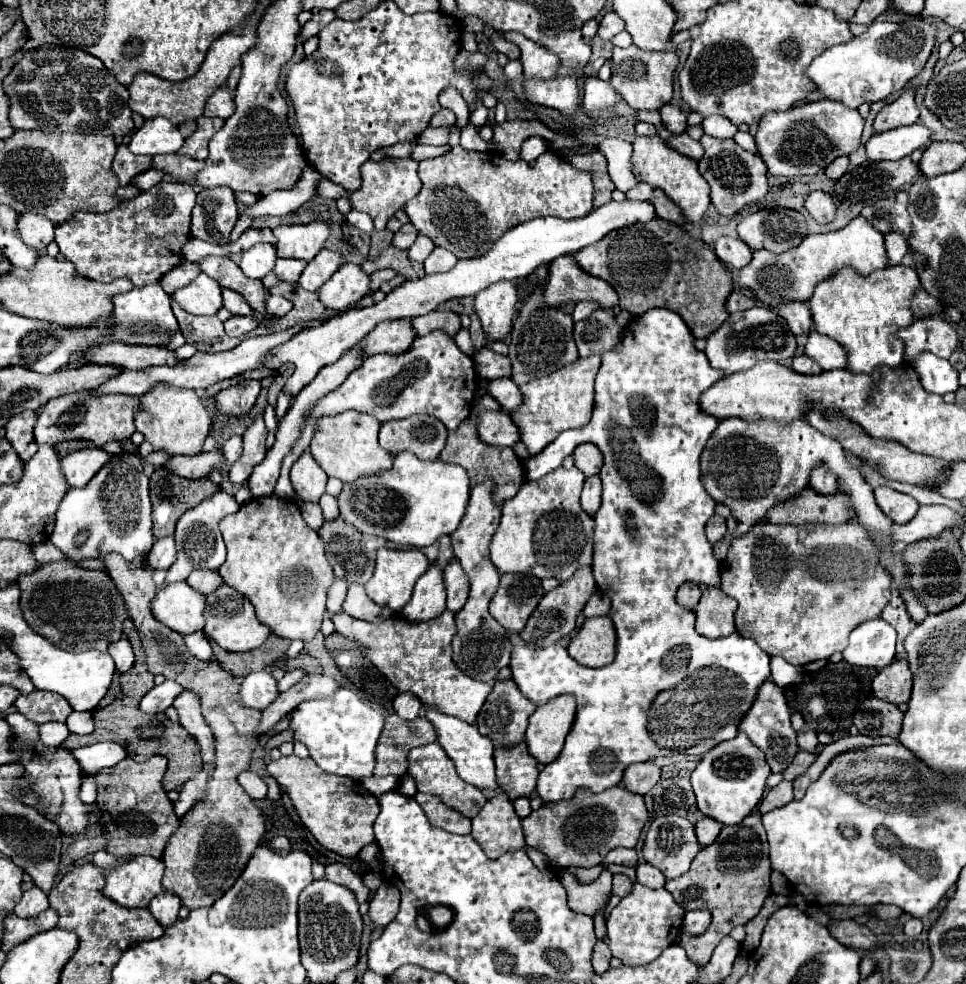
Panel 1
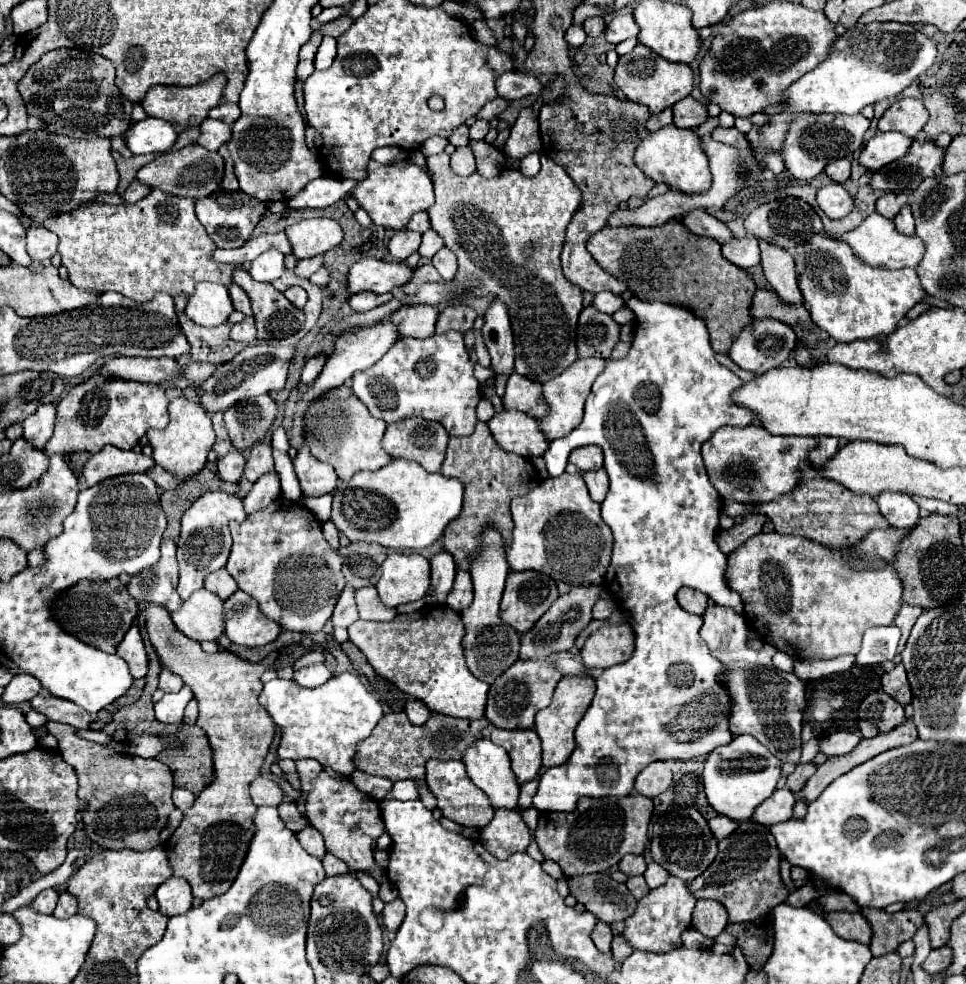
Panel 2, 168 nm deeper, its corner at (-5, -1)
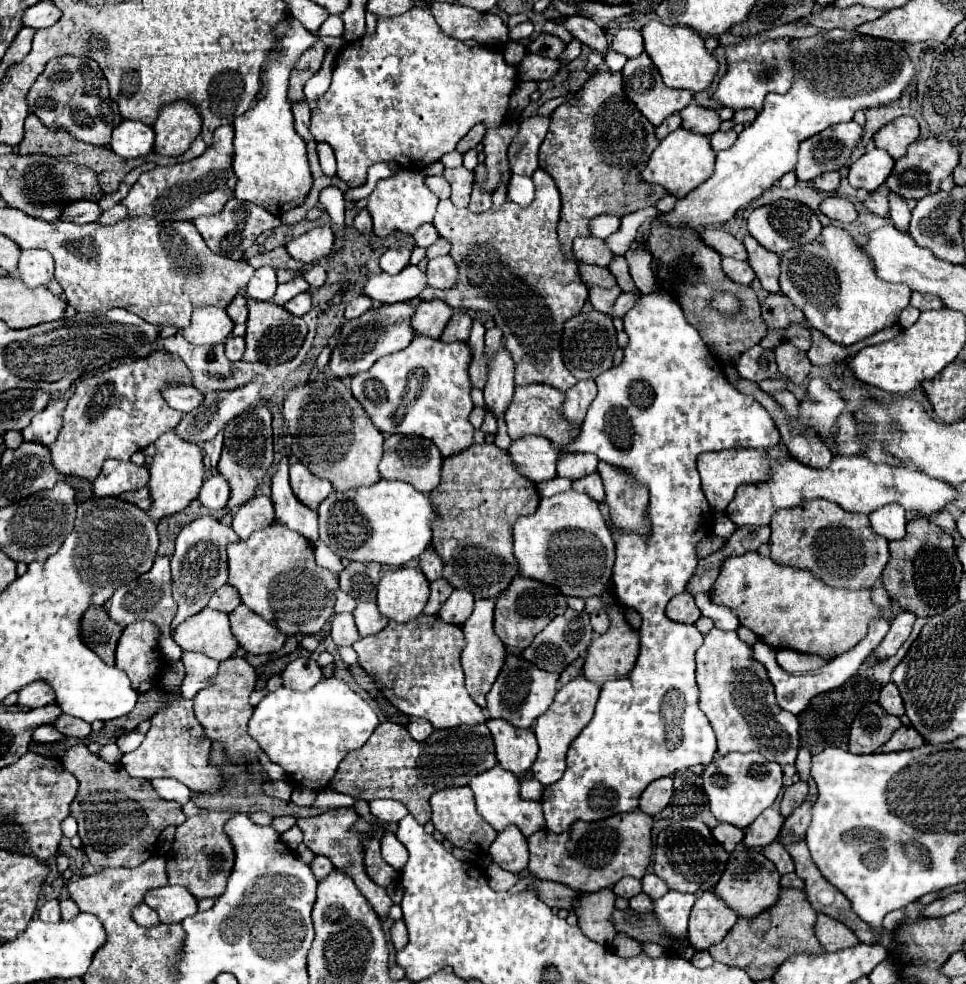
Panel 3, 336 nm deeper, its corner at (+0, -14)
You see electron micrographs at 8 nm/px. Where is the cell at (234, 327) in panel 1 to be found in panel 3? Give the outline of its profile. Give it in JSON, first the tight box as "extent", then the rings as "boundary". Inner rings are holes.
{"extent":[226,338,244,362],"boundary":[[[226,338],[226,356],[228,360],[236,362],[236,360],[242,360],[242,354],[244,354],[244,338]]]}

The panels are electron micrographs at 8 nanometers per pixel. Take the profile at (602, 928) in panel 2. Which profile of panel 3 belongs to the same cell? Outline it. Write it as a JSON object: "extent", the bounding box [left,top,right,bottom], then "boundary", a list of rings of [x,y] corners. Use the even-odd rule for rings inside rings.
{"extent":[574,888,616,946],"boundary":[[[610,888],[596,894],[578,894],[578,898],[574,900],[574,914],[578,916],[578,926],[590,940],[602,946],[610,946],[616,936],[610,920],[614,912],[614,900],[616,896]]]}

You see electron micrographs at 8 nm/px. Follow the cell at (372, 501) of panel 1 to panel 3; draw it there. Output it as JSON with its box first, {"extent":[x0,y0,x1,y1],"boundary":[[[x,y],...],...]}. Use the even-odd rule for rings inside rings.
{"extent":[318,480,436,568],"boundary":[[[380,480],[372,486],[332,492],[318,508],[320,540],[340,558],[356,562],[378,562],[400,568],[418,558],[432,540],[430,522],[436,518],[426,494],[406,482]]]}

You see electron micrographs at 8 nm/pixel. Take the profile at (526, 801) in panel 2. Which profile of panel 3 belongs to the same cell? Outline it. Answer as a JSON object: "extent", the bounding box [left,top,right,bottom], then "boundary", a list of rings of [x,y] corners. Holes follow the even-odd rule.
{"extent":[522,778,544,800],"boundary":[[[522,778],[522,798],[540,800],[544,786],[536,778]]]}

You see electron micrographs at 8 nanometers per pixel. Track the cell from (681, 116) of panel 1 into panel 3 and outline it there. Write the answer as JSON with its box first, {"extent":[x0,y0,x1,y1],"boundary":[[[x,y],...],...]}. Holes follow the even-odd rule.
{"extent":[682,104,720,134],"boundary":[[[690,104],[686,106],[682,112],[682,126],[686,130],[692,130],[692,132],[698,132],[698,134],[714,134],[718,128],[720,128],[720,118],[718,118],[718,112],[712,110],[712,108],[704,108],[704,106],[698,106],[698,104]]]}

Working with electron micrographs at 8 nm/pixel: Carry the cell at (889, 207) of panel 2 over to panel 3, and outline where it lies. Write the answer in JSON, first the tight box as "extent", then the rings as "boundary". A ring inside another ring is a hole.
{"extent":[864,192,888,216],"boundary":[[[872,192],[866,196],[864,206],[878,216],[888,216],[888,196],[884,192]]]}

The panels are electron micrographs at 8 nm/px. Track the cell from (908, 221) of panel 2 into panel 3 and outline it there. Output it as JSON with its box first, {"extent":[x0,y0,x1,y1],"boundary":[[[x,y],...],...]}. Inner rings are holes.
{"extent":[888,194,910,230],"boundary":[[[888,194],[890,200],[890,218],[898,230],[906,230],[910,224],[910,208],[904,198],[898,198],[898,194]]]}

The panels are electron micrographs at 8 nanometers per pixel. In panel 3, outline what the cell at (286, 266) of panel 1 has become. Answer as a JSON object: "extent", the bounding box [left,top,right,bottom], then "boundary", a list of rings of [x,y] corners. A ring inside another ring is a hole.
{"extent":[302,264,326,288],"boundary":[[[316,264],[312,270],[308,270],[306,274],[302,274],[304,280],[312,286],[312,288],[320,288],[324,282],[326,282],[326,268]]]}

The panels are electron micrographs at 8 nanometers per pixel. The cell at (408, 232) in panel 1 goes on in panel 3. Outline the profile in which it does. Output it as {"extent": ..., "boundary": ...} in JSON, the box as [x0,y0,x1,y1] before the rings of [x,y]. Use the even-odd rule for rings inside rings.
{"extent":[380,248,410,274],"boundary":[[[392,248],[386,250],[380,258],[380,268],[388,274],[398,274],[400,270],[404,270],[410,264],[410,250],[408,248]]]}

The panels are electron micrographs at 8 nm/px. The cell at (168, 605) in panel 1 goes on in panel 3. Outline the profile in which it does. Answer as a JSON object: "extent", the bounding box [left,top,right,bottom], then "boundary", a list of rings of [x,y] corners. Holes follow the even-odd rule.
{"extent":[174,608,240,662],"boundary":[[[204,608],[182,622],[174,632],[174,640],[182,650],[202,652],[218,662],[232,658],[240,648],[230,630],[228,614],[212,608]]]}

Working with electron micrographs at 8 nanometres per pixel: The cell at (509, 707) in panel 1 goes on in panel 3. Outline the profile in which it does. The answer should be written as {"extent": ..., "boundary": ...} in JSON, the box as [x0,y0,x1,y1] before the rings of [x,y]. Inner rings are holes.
{"extent":[486,652,560,728],"boundary":[[[508,652],[506,662],[504,662],[496,682],[492,684],[490,692],[486,694],[488,712],[492,718],[502,718],[516,728],[530,728],[536,722],[536,718],[548,710],[558,688],[560,688],[558,674],[540,670],[540,668],[532,666],[532,662],[526,662],[526,658],[522,658],[520,654]]]}

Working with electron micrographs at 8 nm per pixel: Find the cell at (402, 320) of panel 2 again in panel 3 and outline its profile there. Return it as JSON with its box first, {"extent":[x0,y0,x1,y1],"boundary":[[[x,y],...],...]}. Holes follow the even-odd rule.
{"extent":[412,300,454,338],"boundary":[[[424,300],[418,308],[416,314],[412,316],[412,326],[416,334],[426,334],[432,338],[440,338],[444,326],[452,318],[454,310],[446,306],[442,300]]]}

